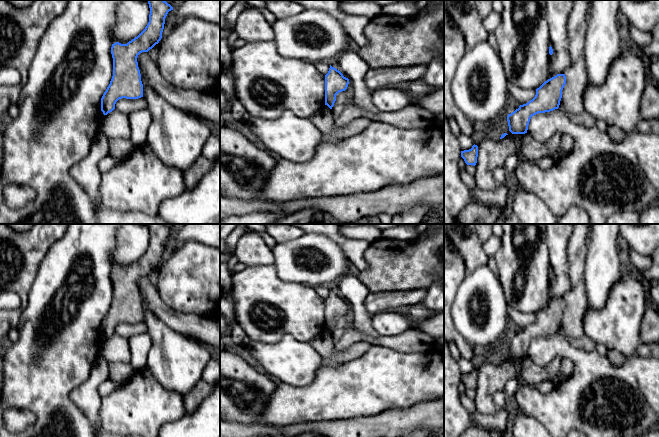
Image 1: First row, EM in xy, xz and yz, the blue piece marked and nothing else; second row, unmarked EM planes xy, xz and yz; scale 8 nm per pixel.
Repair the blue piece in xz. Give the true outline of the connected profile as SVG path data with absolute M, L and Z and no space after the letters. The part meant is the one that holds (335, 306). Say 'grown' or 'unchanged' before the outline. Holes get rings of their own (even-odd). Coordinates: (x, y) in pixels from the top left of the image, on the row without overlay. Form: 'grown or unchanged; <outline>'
unchanged; M330 289L329 295L325 299L325 329L332 333L336 325L336 319L339 316L345 315L348 308L349 303Z

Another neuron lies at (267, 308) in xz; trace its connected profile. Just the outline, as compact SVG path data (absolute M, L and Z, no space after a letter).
M275 264L246 267L240 272L233 273L231 280L236 321L250 341L274 344L283 336L291 335L298 341L311 343L325 329L325 300L313 287L283 281L277 274Z

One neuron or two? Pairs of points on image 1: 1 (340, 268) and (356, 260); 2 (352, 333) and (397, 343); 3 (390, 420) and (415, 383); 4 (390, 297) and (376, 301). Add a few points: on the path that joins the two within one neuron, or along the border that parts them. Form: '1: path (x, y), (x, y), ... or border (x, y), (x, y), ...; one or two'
1: border (336, 242), (350, 262); two
2: path (363, 337), (386, 341); one
3: border (421, 402), (407, 408), (389, 409), (375, 414); two
4: path (387, 300), (379, 301); one

